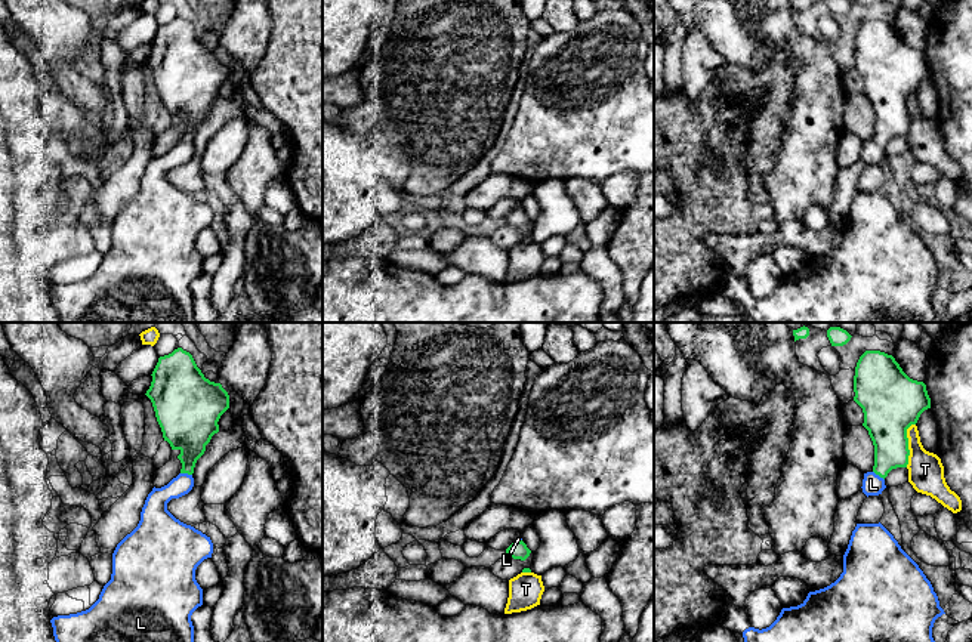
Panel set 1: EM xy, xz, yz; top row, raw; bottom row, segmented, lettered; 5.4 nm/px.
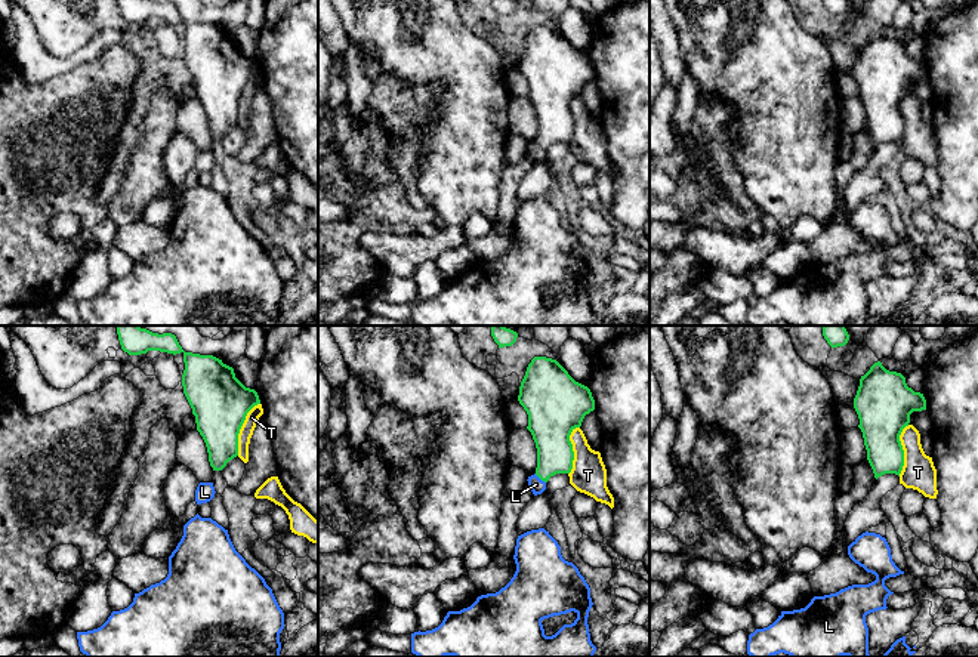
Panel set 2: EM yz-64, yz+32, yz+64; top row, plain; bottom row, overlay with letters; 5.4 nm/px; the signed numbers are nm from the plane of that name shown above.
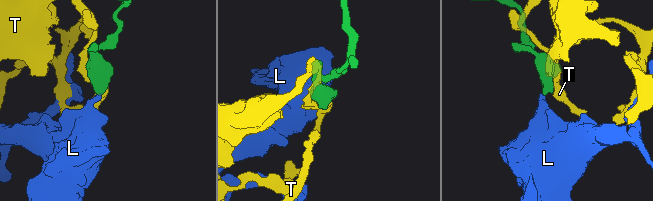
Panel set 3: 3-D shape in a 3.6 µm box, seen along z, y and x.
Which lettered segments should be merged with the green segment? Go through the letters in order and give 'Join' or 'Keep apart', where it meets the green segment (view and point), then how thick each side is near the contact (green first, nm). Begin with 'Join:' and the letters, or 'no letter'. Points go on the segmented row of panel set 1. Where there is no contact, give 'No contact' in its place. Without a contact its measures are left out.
Join: L
L: Join. Touches green at xy (187, 472). Thickness 280 nm (green) against 130 nm
T: Keep apart. Touches green at yz (907, 444). Thickness 320 nm (green) against 190 nm

